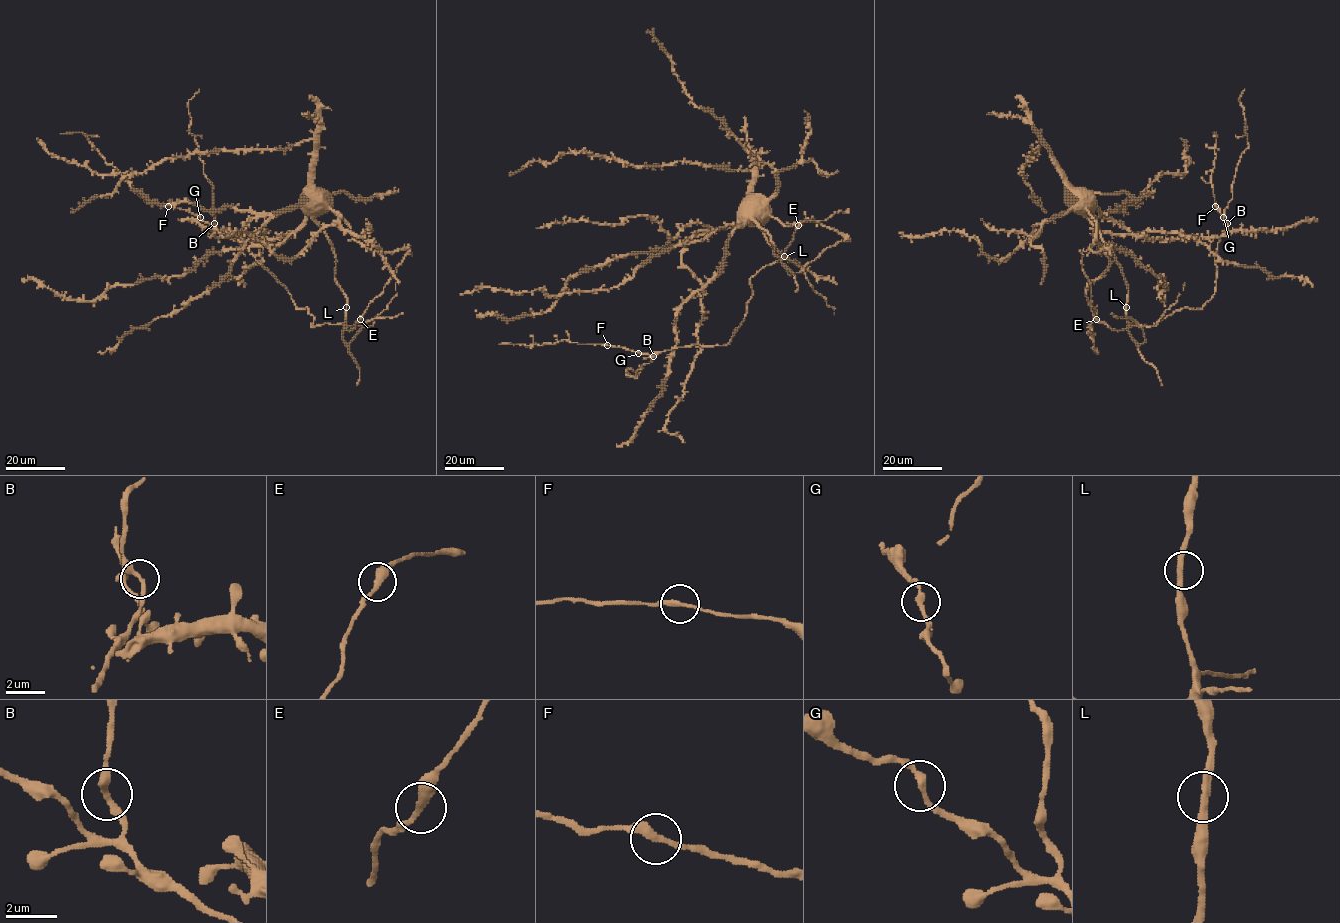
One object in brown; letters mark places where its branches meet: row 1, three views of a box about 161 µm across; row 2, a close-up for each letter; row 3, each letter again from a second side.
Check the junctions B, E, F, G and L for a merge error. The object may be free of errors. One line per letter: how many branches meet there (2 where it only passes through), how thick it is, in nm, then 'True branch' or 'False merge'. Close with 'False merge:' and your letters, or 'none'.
B: Branches: 2. Thickness 280 nm. True branch
E: Branches: 2. Thickness 320 nm. True branch
F: Branches: 2. Thickness 280 nm. True branch
G: Branches: 2. Thickness 240 nm. True branch
L: Branches: 2. Thickness 300 nm. True branch
False merge: none

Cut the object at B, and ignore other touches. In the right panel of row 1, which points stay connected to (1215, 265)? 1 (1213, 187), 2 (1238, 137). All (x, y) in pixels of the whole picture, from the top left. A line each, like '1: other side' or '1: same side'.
1: same side
2: other side

